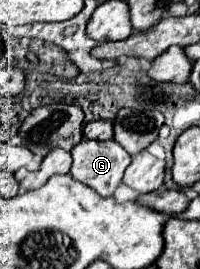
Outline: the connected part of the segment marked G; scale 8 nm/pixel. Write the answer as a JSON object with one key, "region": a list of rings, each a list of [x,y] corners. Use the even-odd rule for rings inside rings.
{"region":[[[88,139],[80,141],[72,149],[72,157],[74,157],[74,163],[72,163],[70,175],[76,181],[82,181],[84,185],[92,187],[102,197],[110,197],[114,193],[114,189],[122,183],[122,175],[124,175],[126,167],[132,161],[132,157],[120,147],[120,143],[116,143],[116,141],[88,141]]]}

